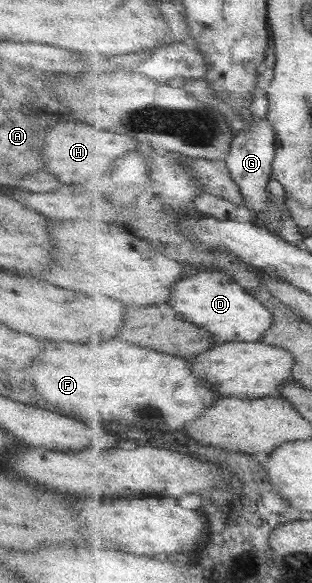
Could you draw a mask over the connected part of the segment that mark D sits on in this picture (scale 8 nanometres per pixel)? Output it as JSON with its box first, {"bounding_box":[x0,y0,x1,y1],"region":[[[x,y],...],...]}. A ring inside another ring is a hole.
{"bounding_box":[169,269,274,344],"region":[[[215,269],[194,271],[176,282],[169,301],[182,318],[208,330],[216,344],[257,342],[271,328],[274,315],[249,291],[245,291],[229,274]]]}

